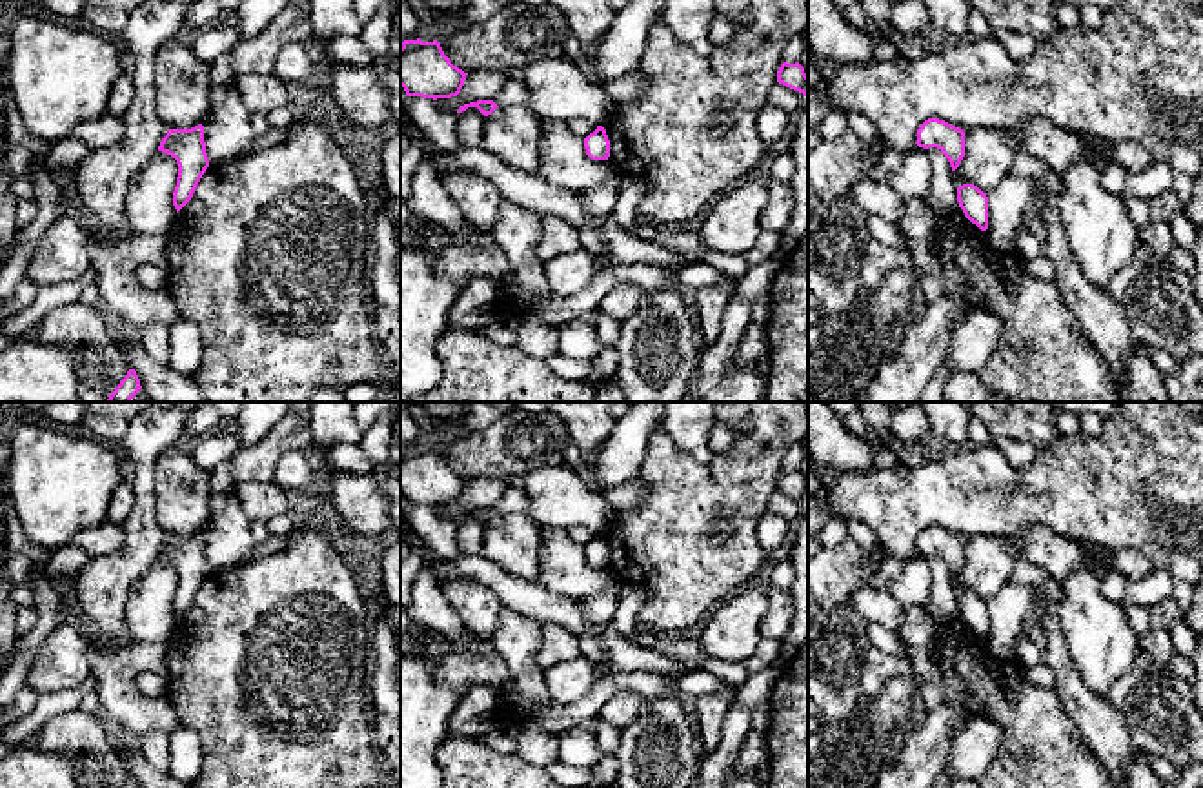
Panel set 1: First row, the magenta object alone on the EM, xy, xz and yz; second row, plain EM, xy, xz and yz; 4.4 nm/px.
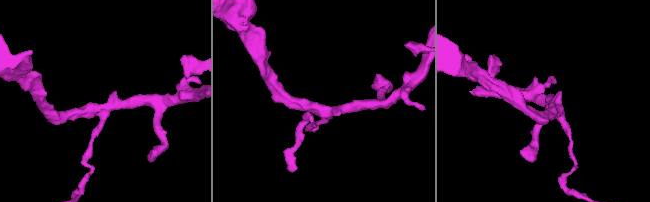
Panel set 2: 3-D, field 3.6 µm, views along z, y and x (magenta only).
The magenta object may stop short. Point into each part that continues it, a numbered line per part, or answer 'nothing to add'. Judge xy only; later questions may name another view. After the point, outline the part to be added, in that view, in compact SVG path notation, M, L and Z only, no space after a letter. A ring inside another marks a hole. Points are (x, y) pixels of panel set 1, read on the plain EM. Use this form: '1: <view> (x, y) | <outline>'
nothing to add

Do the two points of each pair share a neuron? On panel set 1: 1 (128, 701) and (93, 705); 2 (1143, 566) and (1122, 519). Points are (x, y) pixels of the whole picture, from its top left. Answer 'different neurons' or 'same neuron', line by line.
1: different neurons
2: different neurons

